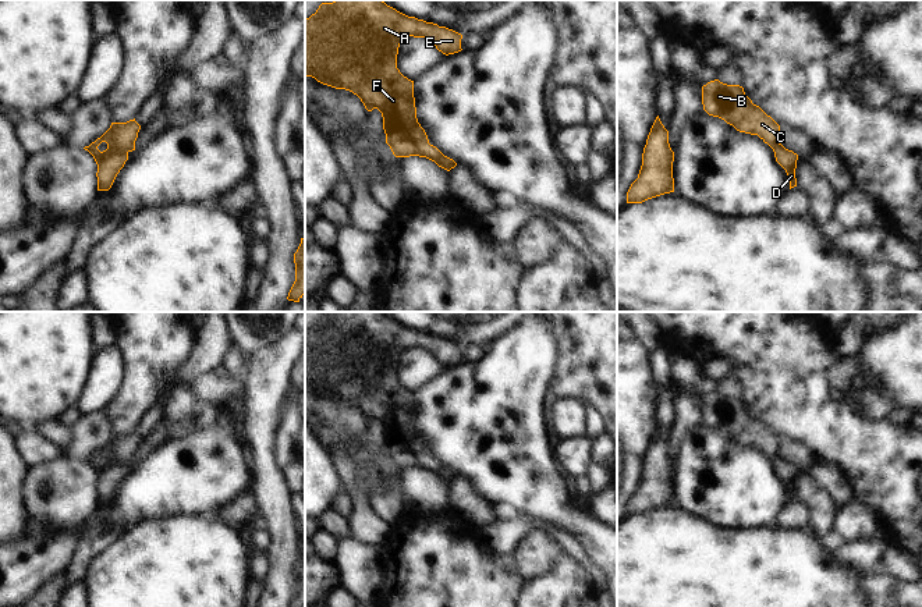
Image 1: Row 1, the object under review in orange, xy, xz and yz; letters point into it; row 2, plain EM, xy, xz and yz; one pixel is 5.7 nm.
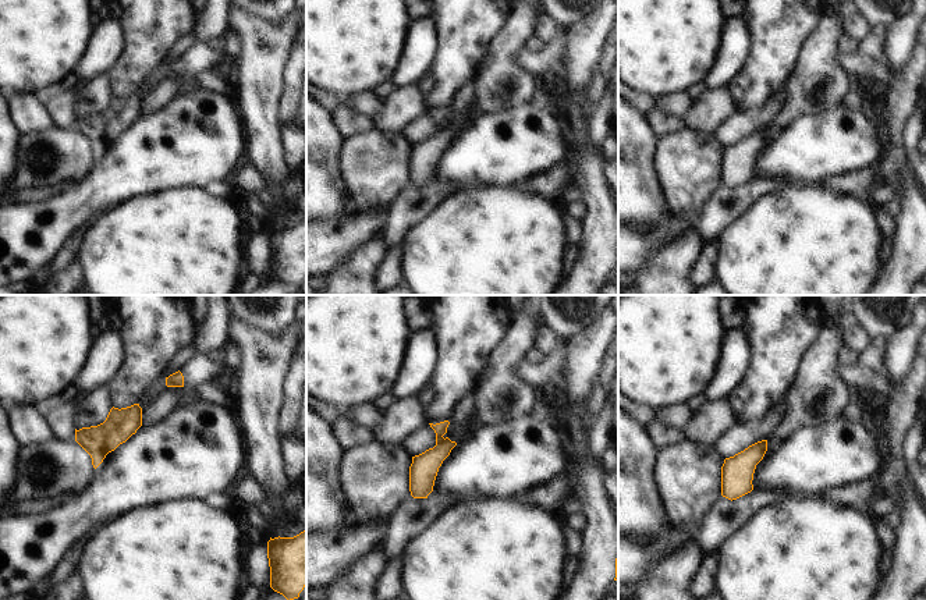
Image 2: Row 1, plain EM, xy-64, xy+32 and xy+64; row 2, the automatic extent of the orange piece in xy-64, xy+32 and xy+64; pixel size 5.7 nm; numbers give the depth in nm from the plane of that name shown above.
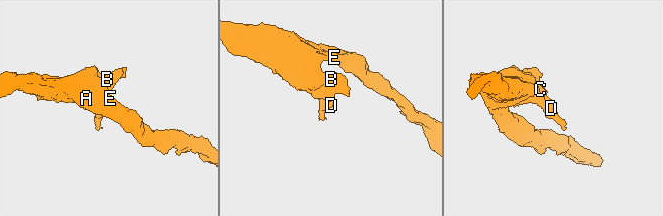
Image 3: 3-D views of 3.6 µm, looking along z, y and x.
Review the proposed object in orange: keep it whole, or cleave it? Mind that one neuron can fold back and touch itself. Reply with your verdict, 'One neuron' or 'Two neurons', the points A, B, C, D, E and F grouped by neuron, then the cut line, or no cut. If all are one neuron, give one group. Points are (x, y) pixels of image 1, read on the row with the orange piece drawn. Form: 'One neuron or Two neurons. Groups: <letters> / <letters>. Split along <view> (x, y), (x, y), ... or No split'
Two neurons. Groups: A B C E F / D. Split along xy (134, 145), (123, 152), (105, 156), (99, 162), (98, 169).

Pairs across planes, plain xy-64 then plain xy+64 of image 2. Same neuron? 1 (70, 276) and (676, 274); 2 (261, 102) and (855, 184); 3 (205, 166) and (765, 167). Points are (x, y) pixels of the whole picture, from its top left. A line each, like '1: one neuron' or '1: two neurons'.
1: two neurons
2: two neurons
3: one neuron

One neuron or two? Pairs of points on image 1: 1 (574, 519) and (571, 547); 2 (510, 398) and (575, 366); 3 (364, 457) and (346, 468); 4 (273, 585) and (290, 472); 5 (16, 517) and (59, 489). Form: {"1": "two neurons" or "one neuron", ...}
{"1": "two neurons", "2": "two neurons", "3": "two neurons", "4": "two neurons", "5": "two neurons"}

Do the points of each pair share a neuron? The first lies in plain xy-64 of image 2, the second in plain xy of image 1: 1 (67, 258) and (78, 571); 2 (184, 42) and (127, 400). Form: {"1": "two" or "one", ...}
{"1": "one", "2": "two"}

